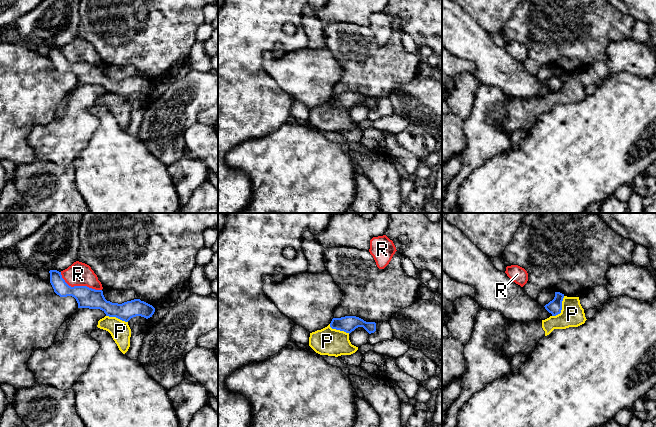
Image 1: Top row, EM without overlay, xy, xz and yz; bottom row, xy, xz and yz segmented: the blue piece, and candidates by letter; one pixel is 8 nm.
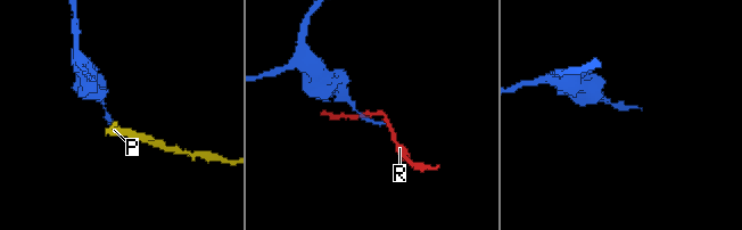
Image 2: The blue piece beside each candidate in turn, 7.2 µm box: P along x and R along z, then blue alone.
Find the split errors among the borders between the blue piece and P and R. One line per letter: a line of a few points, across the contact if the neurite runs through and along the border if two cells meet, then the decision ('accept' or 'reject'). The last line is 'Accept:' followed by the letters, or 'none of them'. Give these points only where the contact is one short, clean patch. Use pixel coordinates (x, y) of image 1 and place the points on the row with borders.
P: yz (564, 296), (561, 302), (561, 311), (552, 316) | reject
R: xy (60, 272), (63, 279), (71, 286), (88, 286), (101, 290) | reject
Accept: none of them

